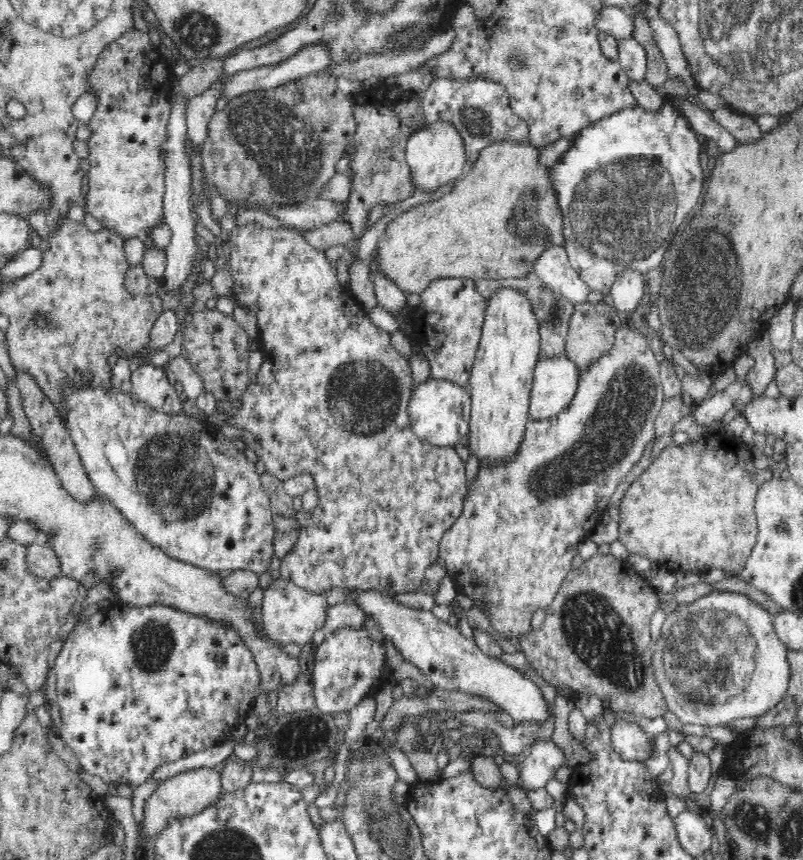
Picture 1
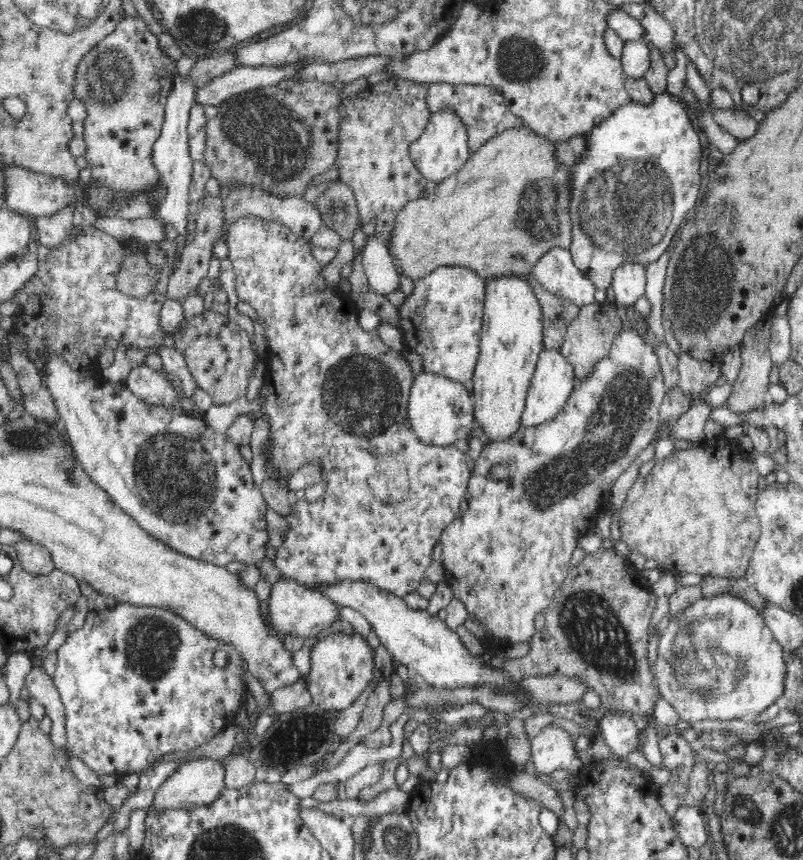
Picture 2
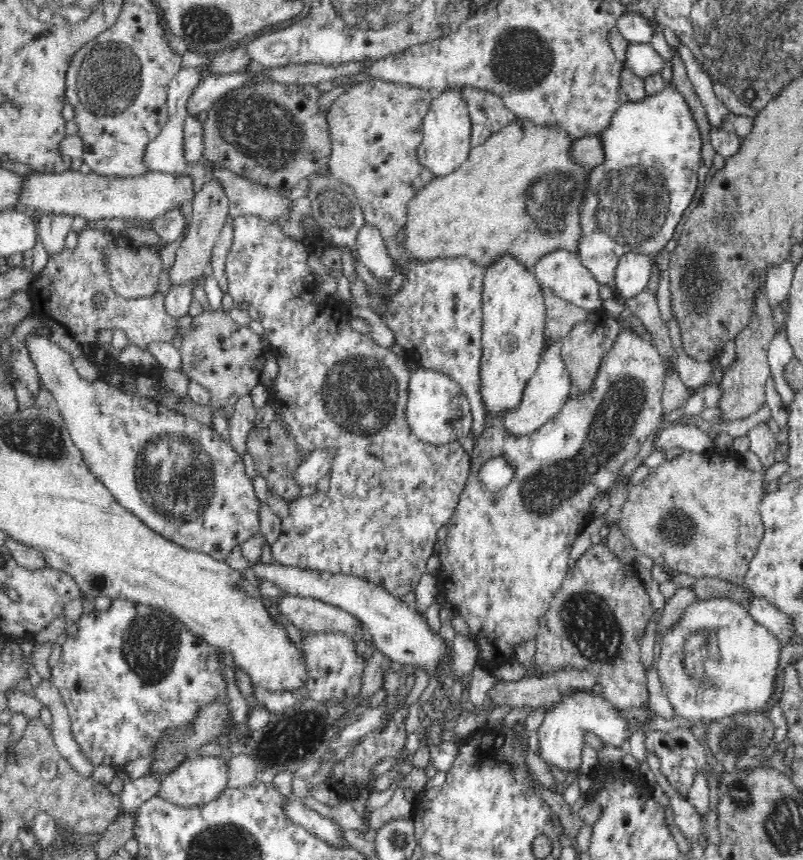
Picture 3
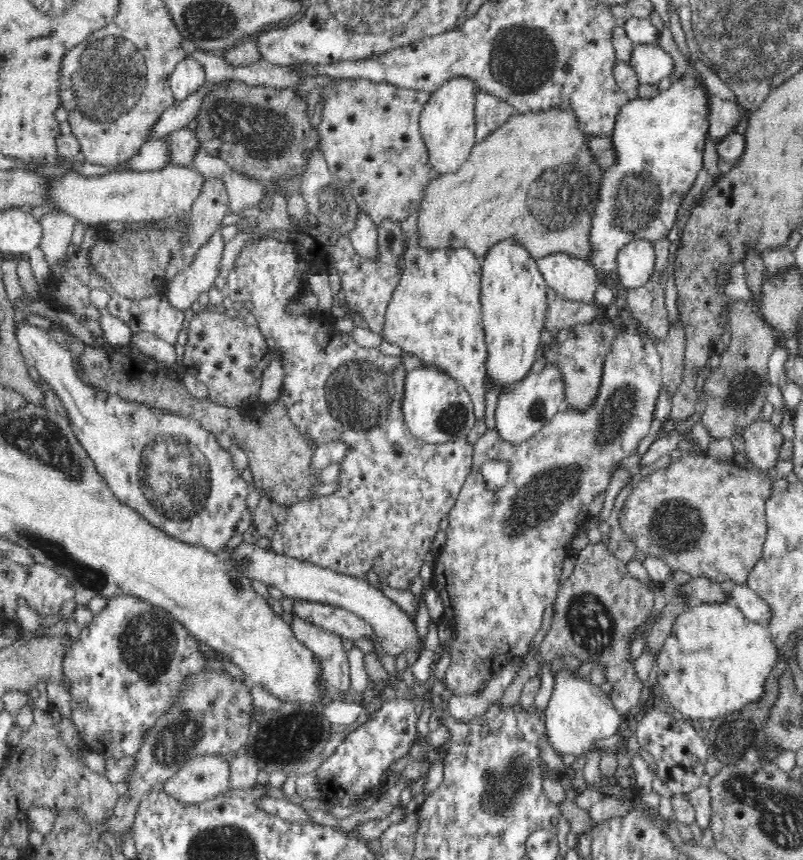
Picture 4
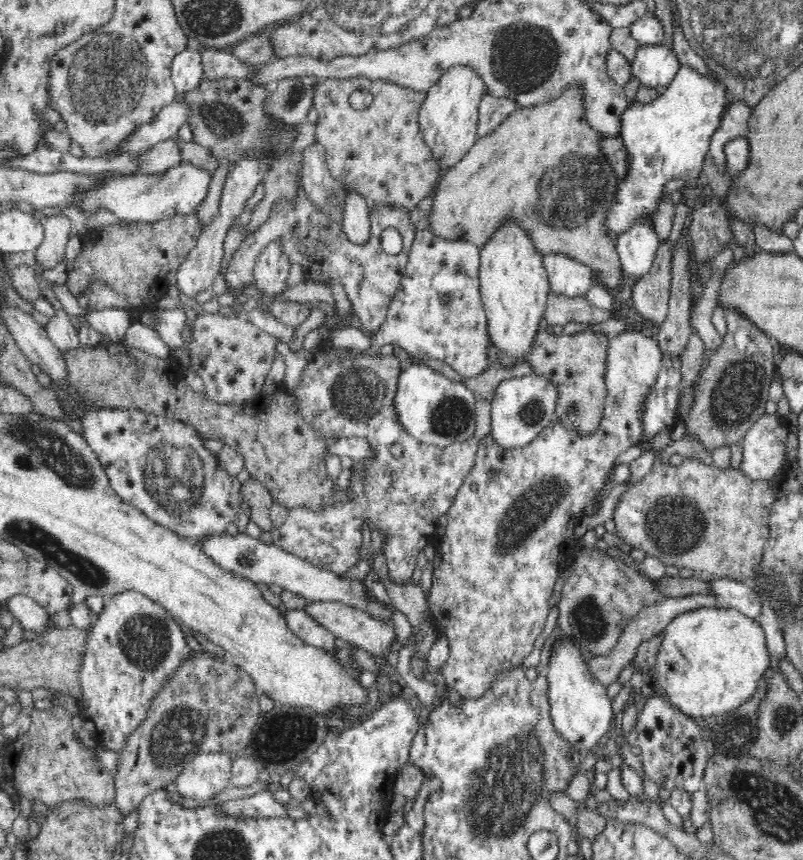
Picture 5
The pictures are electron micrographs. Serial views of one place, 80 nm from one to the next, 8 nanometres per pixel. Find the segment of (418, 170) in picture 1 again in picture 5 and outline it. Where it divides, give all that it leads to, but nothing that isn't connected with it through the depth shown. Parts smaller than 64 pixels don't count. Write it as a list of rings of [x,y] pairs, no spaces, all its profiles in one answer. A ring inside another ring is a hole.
[[[467,66],[450,67],[427,90],[419,110],[419,129],[440,170],[450,170],[477,141],[478,106],[485,93],[484,81]]]

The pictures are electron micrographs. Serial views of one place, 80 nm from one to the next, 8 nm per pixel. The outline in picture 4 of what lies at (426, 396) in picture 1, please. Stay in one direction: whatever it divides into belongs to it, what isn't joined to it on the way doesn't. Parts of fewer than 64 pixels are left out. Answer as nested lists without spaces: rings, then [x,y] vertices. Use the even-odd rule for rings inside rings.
[[[422,365],[407,373],[401,410],[405,424],[415,438],[433,446],[466,439],[476,424],[475,407],[467,390],[452,377],[432,366]]]

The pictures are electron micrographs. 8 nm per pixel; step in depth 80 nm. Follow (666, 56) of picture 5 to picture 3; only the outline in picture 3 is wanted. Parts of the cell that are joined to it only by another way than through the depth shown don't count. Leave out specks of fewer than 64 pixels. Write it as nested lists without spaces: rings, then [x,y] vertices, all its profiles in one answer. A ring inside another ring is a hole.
[[[629,43],[623,64],[624,68],[642,79],[660,73],[664,68],[662,58],[650,43]]]

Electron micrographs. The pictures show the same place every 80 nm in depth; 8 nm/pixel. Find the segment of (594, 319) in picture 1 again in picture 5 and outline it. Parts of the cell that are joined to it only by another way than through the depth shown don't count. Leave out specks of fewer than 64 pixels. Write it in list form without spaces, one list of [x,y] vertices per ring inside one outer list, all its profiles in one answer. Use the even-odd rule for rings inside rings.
[[[555,330],[538,332],[536,342],[524,358],[534,366],[535,374],[541,374],[555,384],[560,395],[555,417],[561,418],[568,429],[589,434],[600,425],[607,398],[605,371],[609,342],[610,338],[604,332],[586,331],[571,336],[559,336]]]

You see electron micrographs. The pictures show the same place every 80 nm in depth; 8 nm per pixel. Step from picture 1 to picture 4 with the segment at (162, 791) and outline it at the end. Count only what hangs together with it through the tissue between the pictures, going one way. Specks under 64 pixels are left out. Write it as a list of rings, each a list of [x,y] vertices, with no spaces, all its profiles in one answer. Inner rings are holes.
[[[207,755],[184,762],[181,770],[164,783],[161,789],[166,792],[168,797],[176,799],[177,802],[192,805],[212,801],[213,798],[230,790],[229,779],[229,758],[220,755]]]

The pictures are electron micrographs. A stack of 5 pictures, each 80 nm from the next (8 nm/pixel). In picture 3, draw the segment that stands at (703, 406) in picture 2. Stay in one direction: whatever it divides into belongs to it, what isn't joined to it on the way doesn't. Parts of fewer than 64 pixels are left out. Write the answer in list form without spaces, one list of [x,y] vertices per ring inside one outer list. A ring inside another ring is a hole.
[[[674,422],[656,439],[655,446],[657,448],[683,448],[683,450],[690,450],[692,452],[704,452],[711,447],[712,439],[707,433],[702,431],[700,427],[691,423]]]

